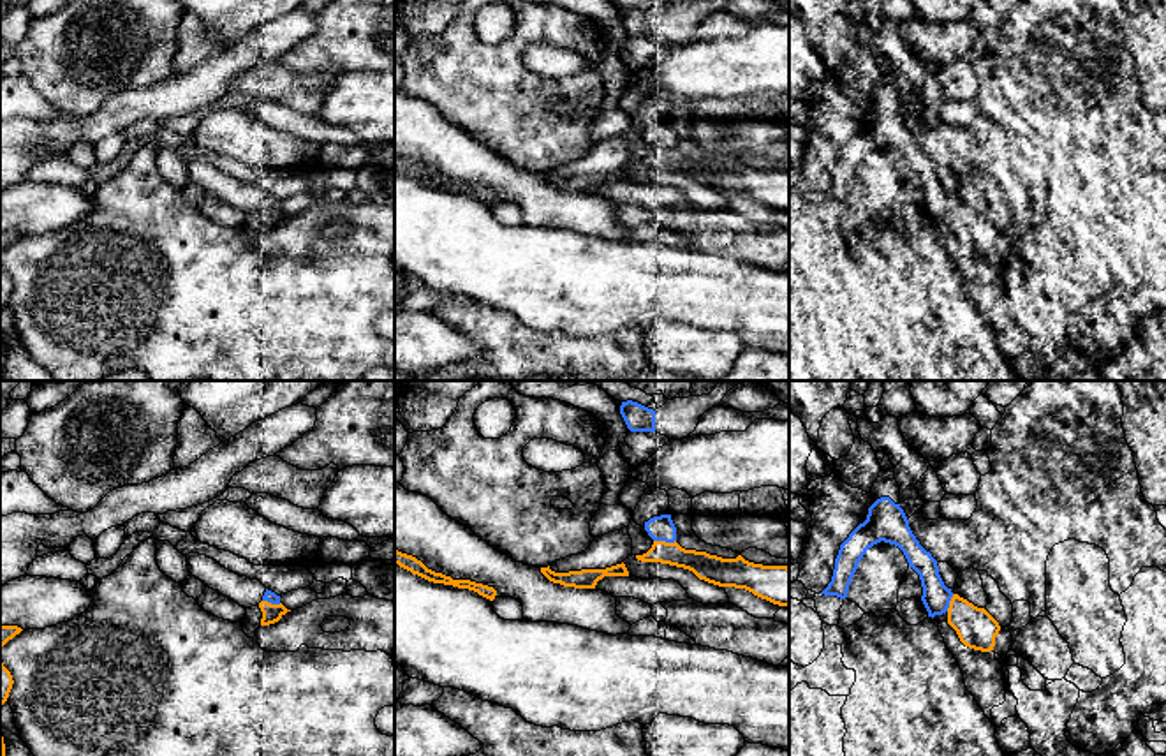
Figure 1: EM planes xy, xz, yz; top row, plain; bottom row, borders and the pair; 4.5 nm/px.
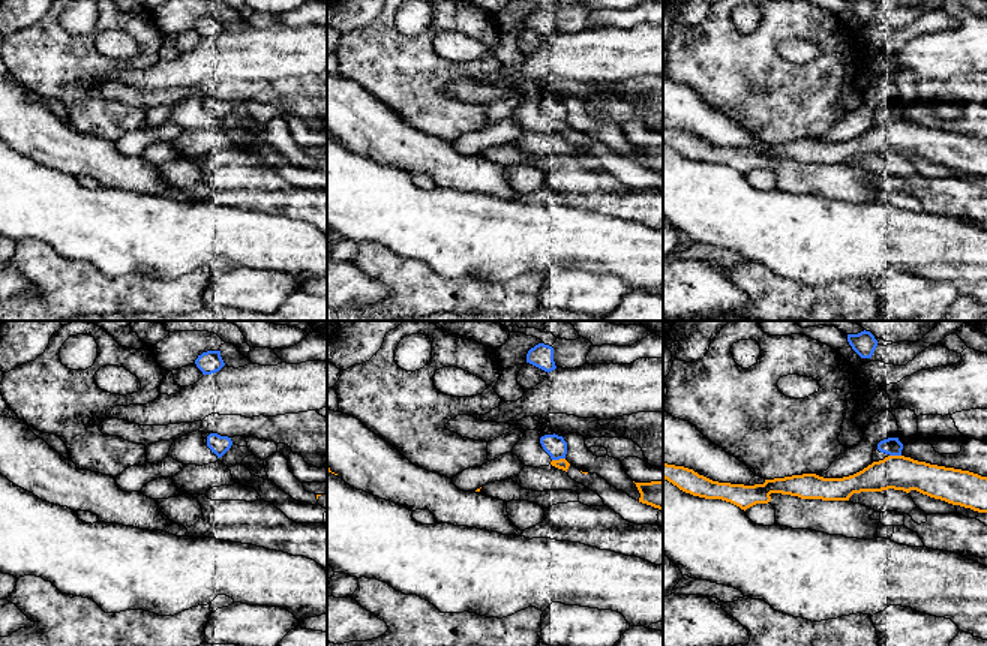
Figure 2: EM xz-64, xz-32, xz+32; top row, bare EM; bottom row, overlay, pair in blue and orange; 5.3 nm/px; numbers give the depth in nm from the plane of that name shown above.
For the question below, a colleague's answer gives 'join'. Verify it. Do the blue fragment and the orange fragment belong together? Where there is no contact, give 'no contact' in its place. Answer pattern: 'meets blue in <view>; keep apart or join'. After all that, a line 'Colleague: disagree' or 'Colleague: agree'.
meets blue in xz; join
Colleague: agree

